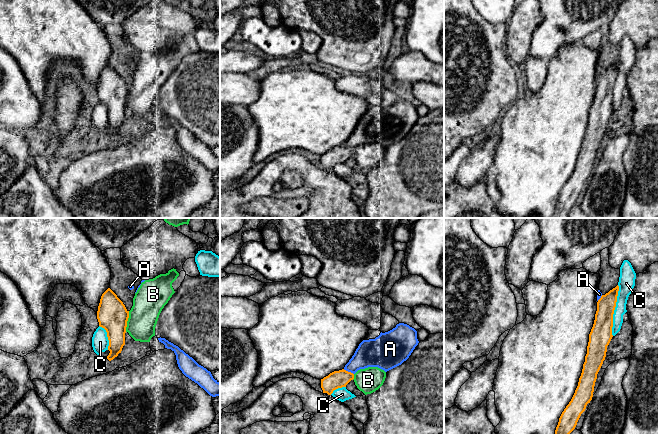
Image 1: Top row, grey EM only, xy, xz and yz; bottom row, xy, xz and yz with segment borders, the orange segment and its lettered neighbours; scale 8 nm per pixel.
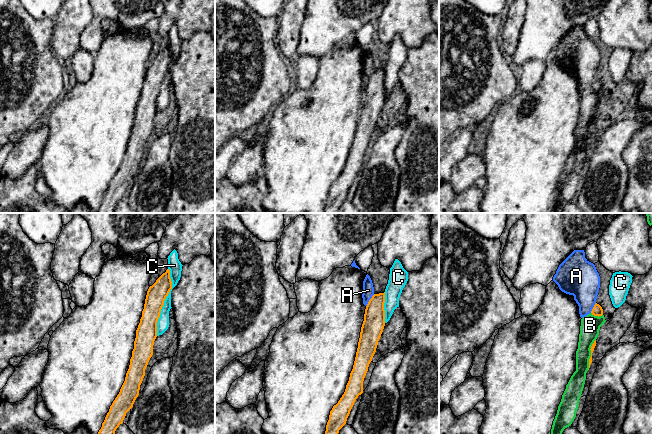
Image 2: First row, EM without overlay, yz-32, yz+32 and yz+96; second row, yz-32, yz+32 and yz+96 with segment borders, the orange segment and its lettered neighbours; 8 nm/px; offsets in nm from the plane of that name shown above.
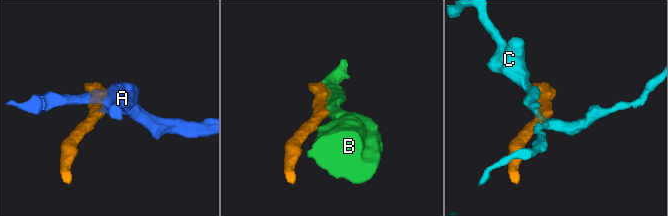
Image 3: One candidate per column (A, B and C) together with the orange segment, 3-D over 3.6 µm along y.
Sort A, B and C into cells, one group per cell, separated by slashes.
A / B / C

